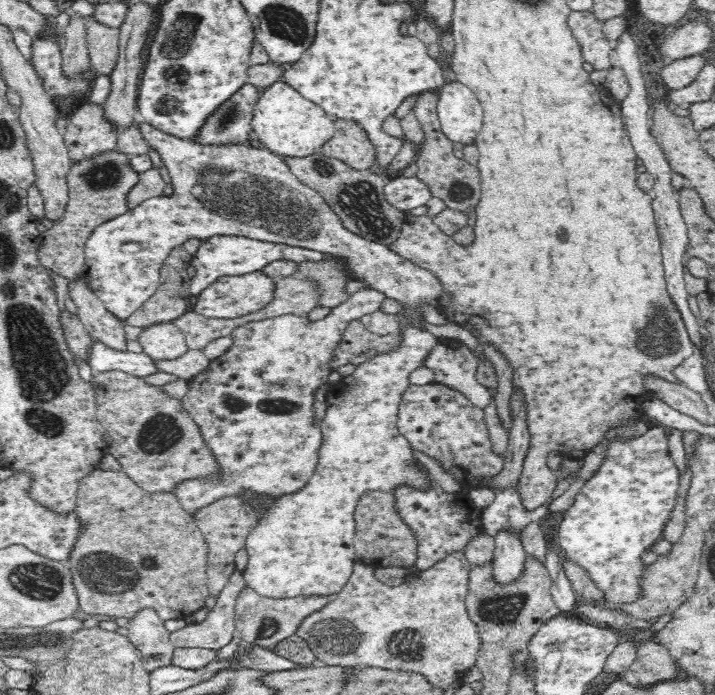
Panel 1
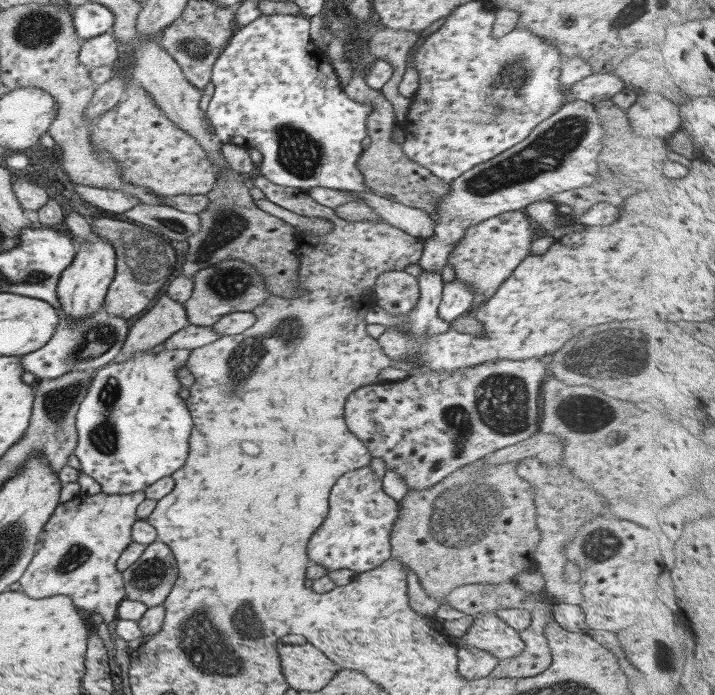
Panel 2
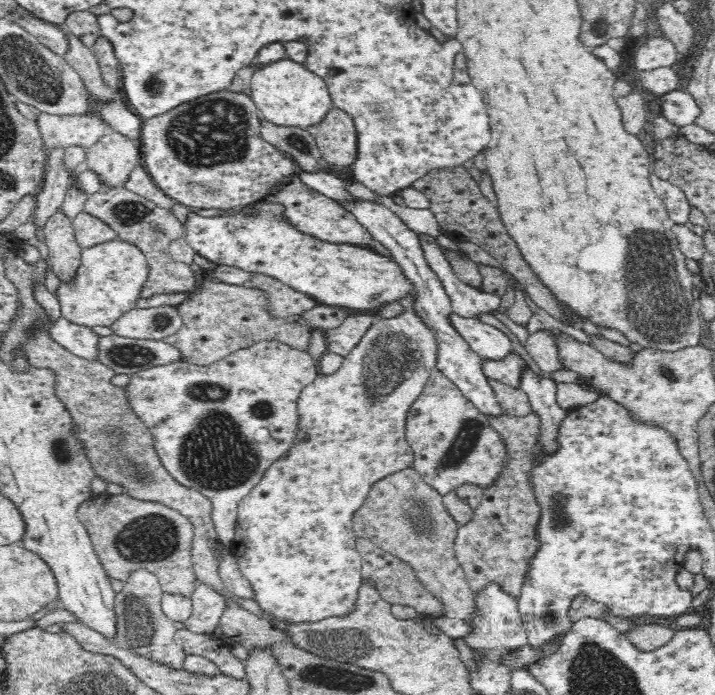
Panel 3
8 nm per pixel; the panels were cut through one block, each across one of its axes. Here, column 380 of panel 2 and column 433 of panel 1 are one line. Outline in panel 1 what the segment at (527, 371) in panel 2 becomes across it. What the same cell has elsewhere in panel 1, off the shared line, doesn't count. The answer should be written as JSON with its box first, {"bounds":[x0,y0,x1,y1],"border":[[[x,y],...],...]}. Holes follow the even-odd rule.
{"bounds":[397,383,505,492],"border":[[[442,383],[411,384],[403,395],[397,427],[411,446],[434,458],[464,490],[488,488],[495,492],[494,480],[504,470],[505,454],[493,451],[483,410],[461,392]]]}

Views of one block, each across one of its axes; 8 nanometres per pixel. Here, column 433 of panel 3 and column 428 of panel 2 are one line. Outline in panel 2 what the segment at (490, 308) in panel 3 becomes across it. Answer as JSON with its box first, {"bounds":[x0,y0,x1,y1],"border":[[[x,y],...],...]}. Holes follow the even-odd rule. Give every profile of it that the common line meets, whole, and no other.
{"bounds":[417,100,603,271],"border":[[[581,100],[568,101],[564,103],[549,118],[542,120],[531,130],[531,133],[521,142],[514,144],[511,148],[504,150],[500,155],[471,167],[451,182],[449,191],[441,197],[437,203],[437,223],[434,224],[433,234],[423,240],[423,252],[417,261],[423,271],[439,271],[446,264],[446,257],[451,248],[455,248],[455,242],[463,236],[463,232],[483,220],[491,219],[493,216],[522,210],[533,202],[546,200],[549,196],[573,190],[583,186],[589,186],[597,182],[597,157],[602,150],[603,128],[597,119],[597,113],[593,109],[594,104]]]}

